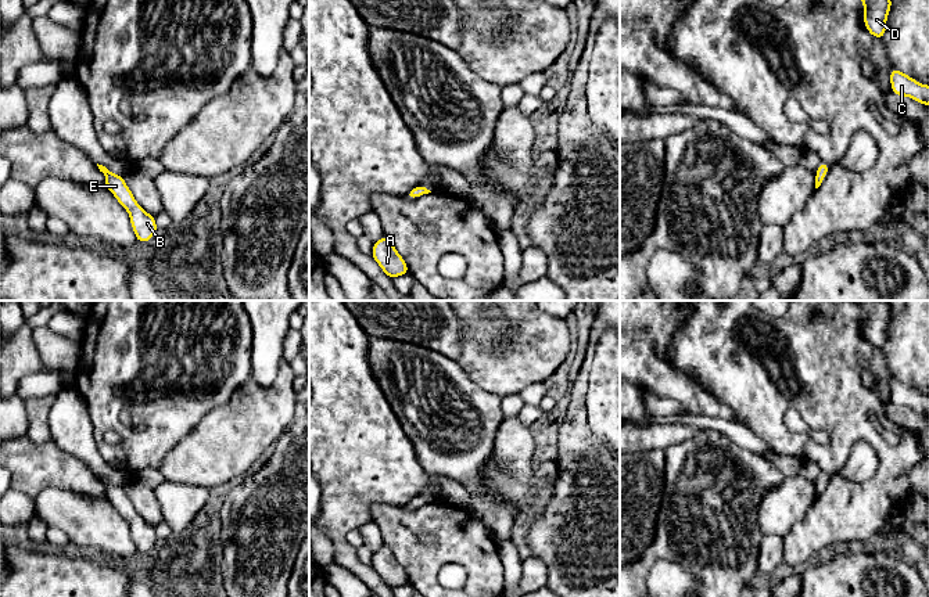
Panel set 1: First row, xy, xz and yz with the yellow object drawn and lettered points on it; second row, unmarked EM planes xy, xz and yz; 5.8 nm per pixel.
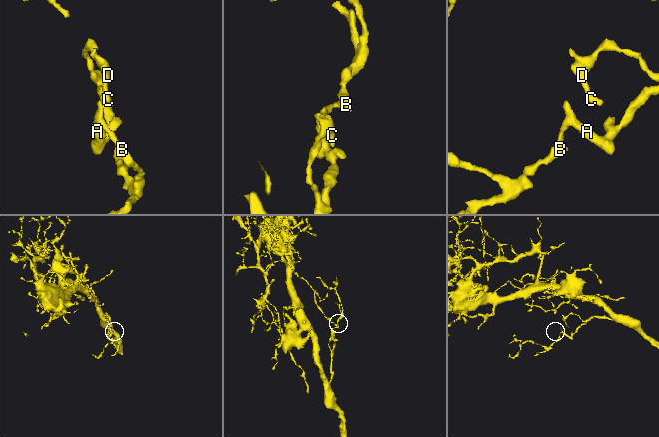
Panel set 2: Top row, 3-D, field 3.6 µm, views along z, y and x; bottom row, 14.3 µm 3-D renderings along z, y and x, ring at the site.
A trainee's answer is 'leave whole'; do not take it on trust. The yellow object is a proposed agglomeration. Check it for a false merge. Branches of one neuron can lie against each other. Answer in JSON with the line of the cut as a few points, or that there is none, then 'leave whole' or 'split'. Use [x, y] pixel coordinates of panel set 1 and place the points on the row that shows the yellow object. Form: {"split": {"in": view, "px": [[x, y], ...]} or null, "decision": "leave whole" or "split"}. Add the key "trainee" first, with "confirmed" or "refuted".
{"trainee": "confirmed", "split": null, "decision": "leave whole"}

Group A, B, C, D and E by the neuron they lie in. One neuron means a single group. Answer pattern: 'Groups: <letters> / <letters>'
Groups: A B C D E

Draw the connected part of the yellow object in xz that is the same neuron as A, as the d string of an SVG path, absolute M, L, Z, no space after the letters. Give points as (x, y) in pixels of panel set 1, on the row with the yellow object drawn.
M385 235L373 244L372 255L391 280L409 273L403 258L397 252L391 240Z

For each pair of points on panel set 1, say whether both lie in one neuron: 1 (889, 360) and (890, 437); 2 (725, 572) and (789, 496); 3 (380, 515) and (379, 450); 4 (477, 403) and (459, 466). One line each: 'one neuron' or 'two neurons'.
1: two neurons
2: two neurons
3: two neurons
4: one neuron

